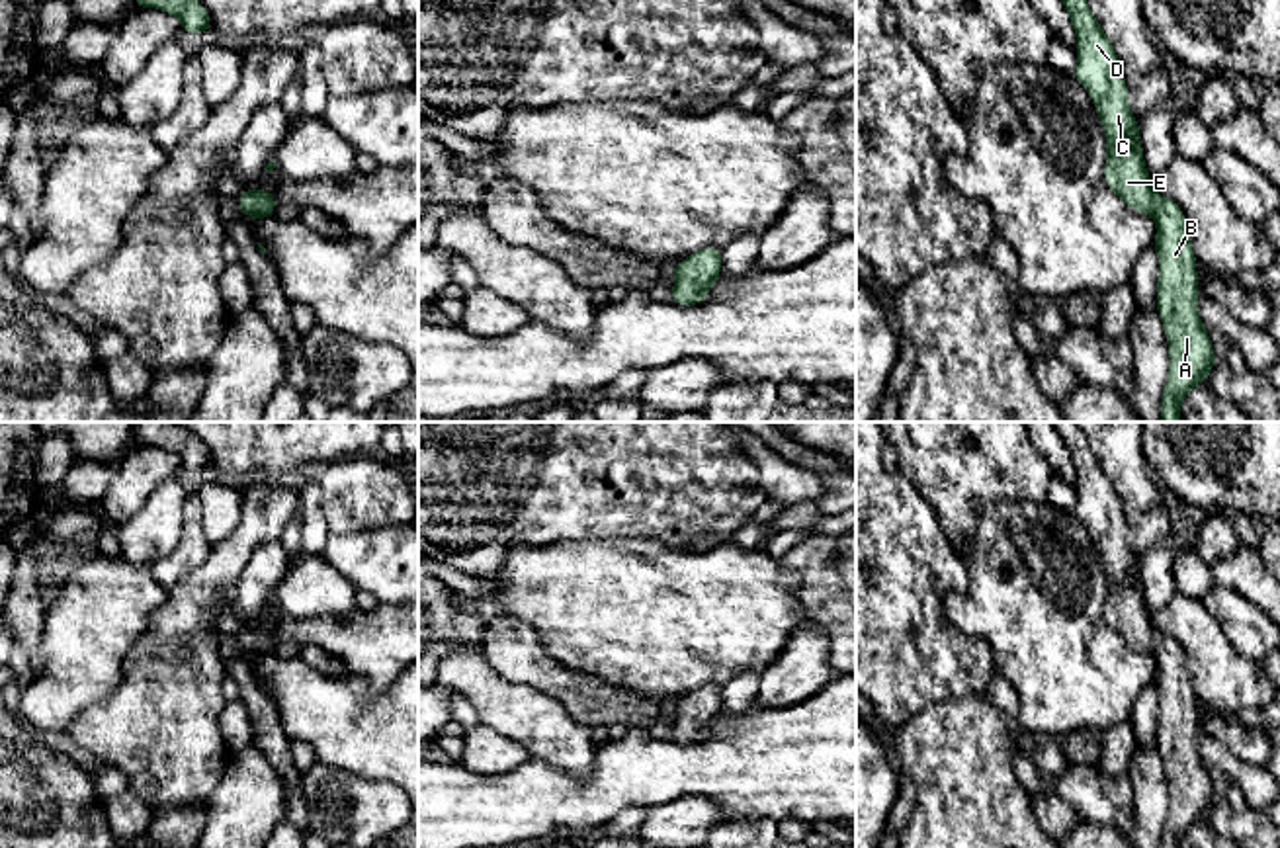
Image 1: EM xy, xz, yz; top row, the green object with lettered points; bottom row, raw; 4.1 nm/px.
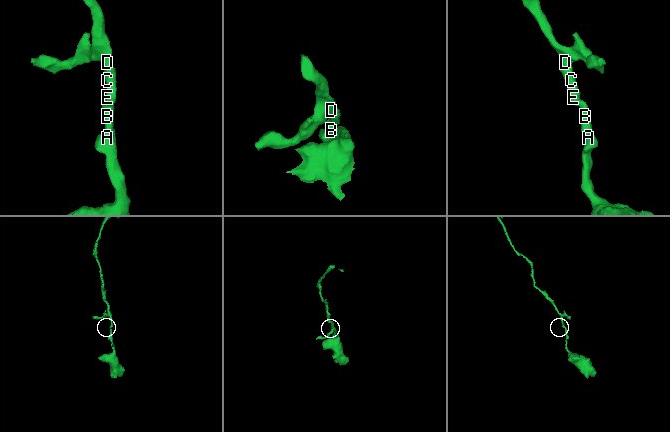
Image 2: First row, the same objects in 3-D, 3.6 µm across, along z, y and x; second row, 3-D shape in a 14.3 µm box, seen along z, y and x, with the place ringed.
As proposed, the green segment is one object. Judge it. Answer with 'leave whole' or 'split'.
leave whole

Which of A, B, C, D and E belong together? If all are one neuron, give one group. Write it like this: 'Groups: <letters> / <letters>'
Groups: A B C D E

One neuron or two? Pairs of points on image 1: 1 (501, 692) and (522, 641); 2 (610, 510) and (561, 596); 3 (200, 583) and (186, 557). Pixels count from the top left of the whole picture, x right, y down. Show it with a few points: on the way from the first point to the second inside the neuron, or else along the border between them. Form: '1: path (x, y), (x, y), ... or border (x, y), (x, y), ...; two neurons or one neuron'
1: border (481, 647), (505, 678), (550, 696); two neurons
2: border (641, 538), (567, 538), (550, 544); two neurons
3: border (213, 546), (169, 593); two neurons

